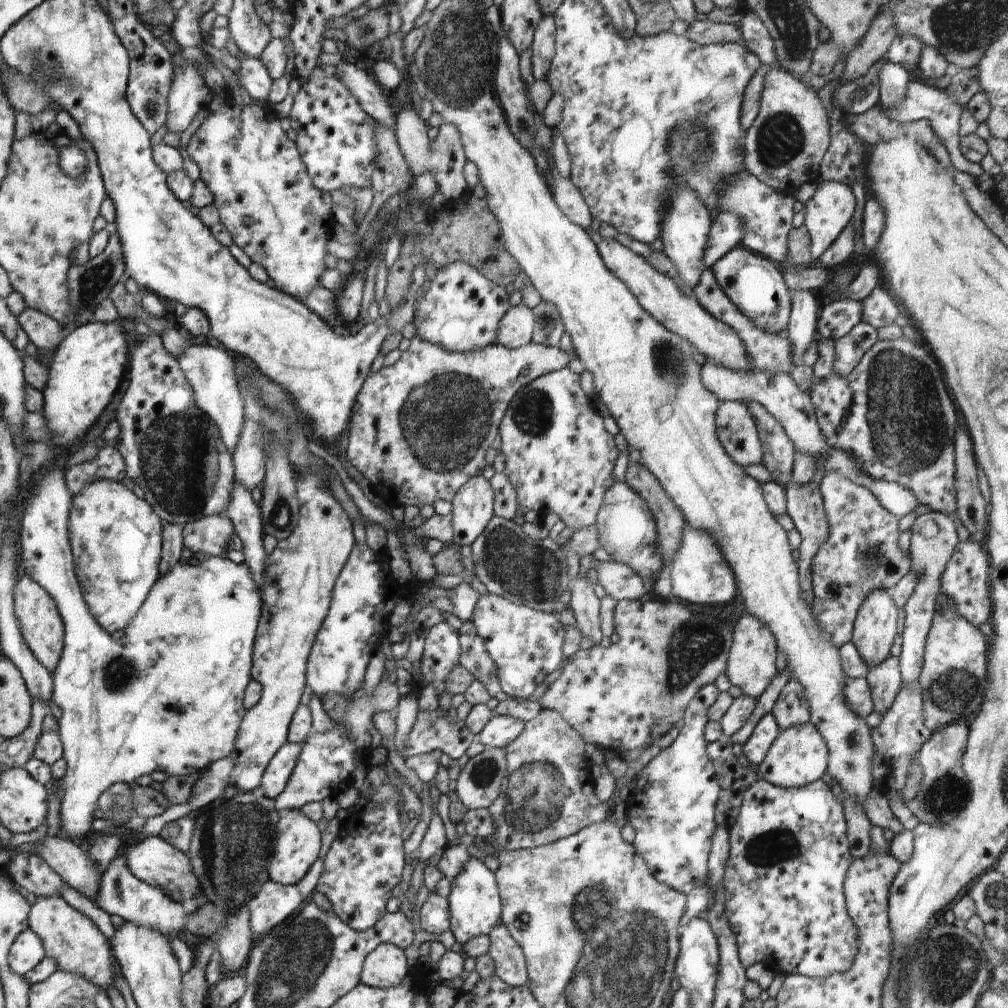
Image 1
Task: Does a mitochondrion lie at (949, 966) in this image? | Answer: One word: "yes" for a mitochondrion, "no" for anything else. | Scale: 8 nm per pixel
yes

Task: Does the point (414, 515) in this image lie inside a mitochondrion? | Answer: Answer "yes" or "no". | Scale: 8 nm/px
no

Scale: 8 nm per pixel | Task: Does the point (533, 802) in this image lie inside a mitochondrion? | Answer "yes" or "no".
yes

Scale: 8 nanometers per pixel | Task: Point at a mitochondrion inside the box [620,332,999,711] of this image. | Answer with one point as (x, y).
(903, 407)

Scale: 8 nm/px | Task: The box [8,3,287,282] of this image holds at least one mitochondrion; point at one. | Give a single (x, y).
(42, 63)

